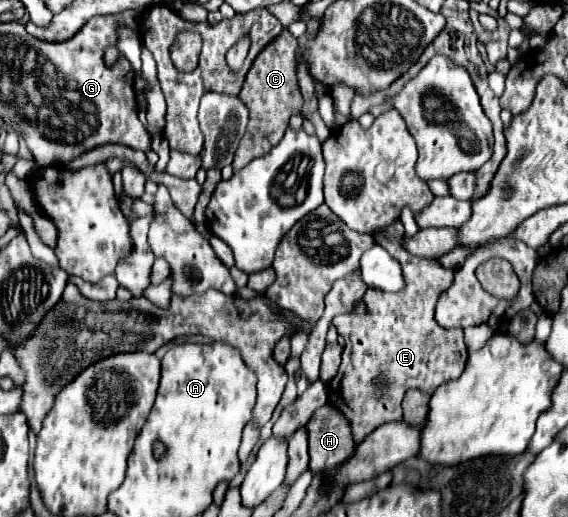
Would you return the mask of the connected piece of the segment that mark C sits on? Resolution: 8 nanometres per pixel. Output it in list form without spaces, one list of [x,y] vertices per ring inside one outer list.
[[[285,31],[283,35],[273,39],[273,43],[269,43],[265,51],[261,51],[261,55],[257,55],[253,67],[249,69],[245,85],[239,93],[241,101],[249,109],[249,125],[233,159],[235,171],[245,167],[255,157],[265,155],[273,145],[277,145],[285,129],[289,127],[289,117],[301,113],[303,95],[297,83],[297,63],[299,63],[297,49],[299,49],[297,39],[289,31]]]

